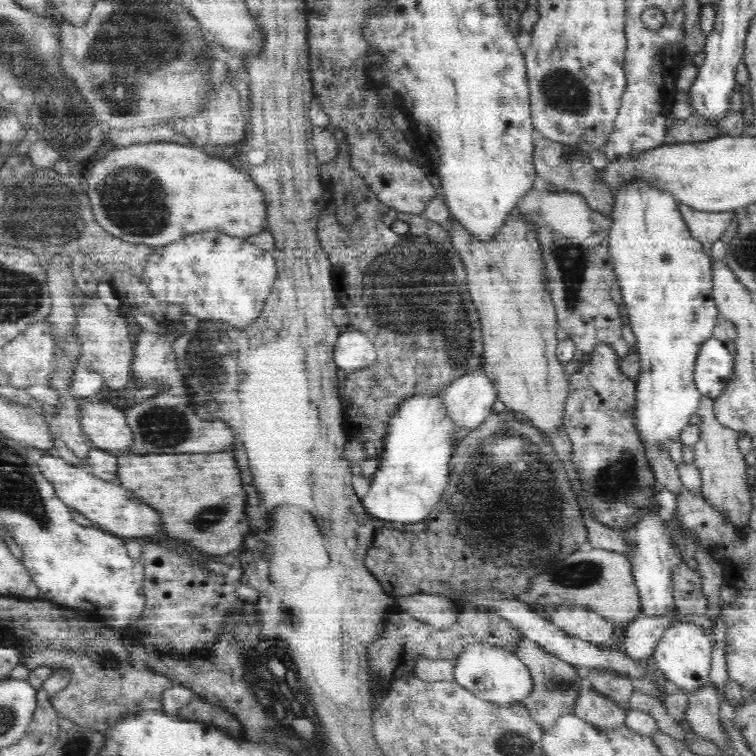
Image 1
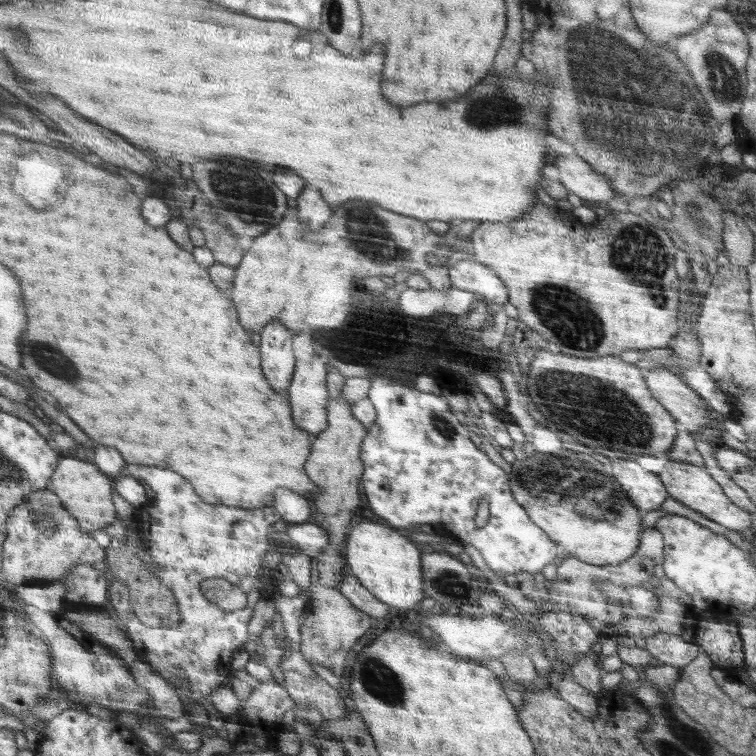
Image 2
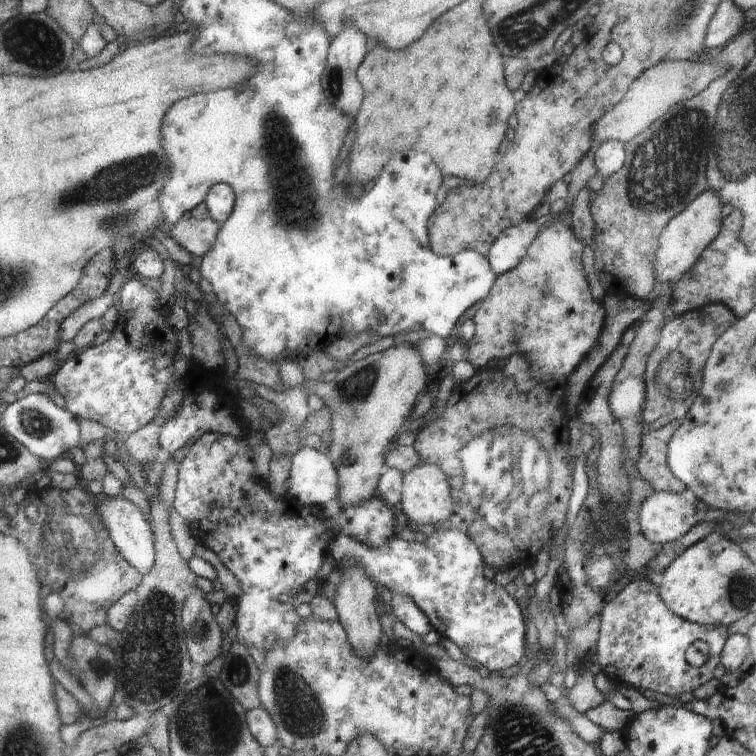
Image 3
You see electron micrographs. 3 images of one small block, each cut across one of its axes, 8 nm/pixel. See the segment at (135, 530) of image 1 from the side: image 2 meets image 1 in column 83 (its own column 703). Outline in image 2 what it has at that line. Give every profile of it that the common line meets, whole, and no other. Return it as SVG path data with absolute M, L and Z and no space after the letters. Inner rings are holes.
M669 461L666 463L664 470L660 472L659 477L662 479L664 486L671 491L672 498L680 501L690 509L700 512L710 520L714 520L714 522L722 524L728 529L739 531L752 526L751 511L736 506L731 498L728 498L719 482L716 482L716 479L708 473L704 465L699 467L686 461Z

